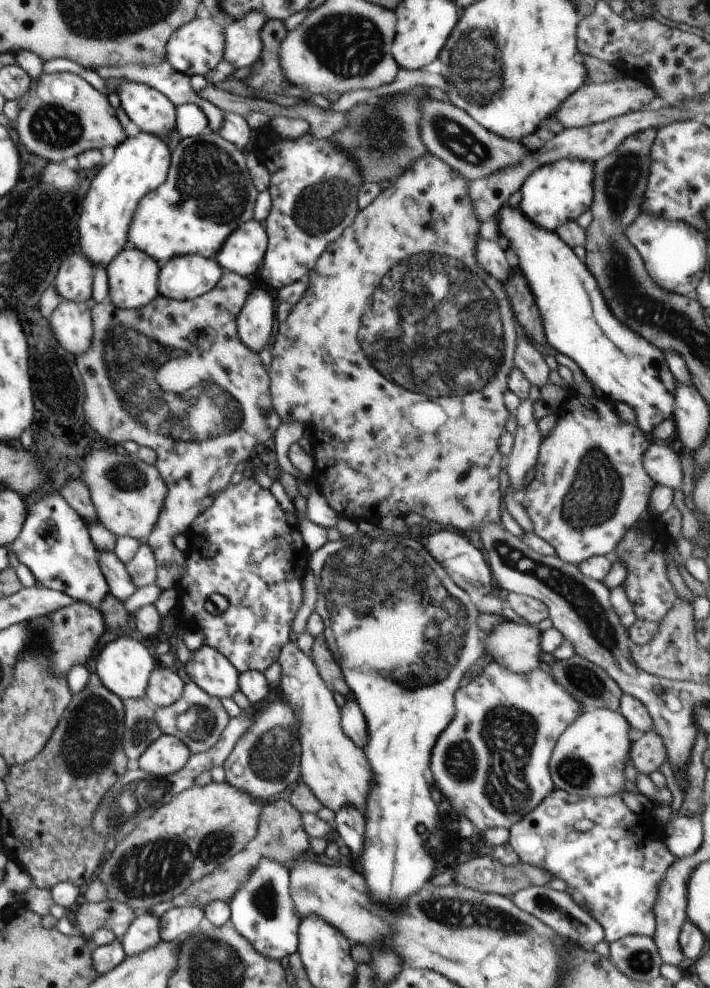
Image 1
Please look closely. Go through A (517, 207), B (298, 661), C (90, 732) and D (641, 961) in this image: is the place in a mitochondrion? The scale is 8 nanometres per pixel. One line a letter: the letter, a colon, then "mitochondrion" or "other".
A: other
B: other
C: mitochondrion
D: mitochondrion

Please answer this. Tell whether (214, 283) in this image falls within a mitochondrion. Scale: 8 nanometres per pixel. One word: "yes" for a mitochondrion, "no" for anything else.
no

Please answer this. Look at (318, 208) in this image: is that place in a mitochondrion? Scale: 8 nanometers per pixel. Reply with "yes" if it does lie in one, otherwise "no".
yes

